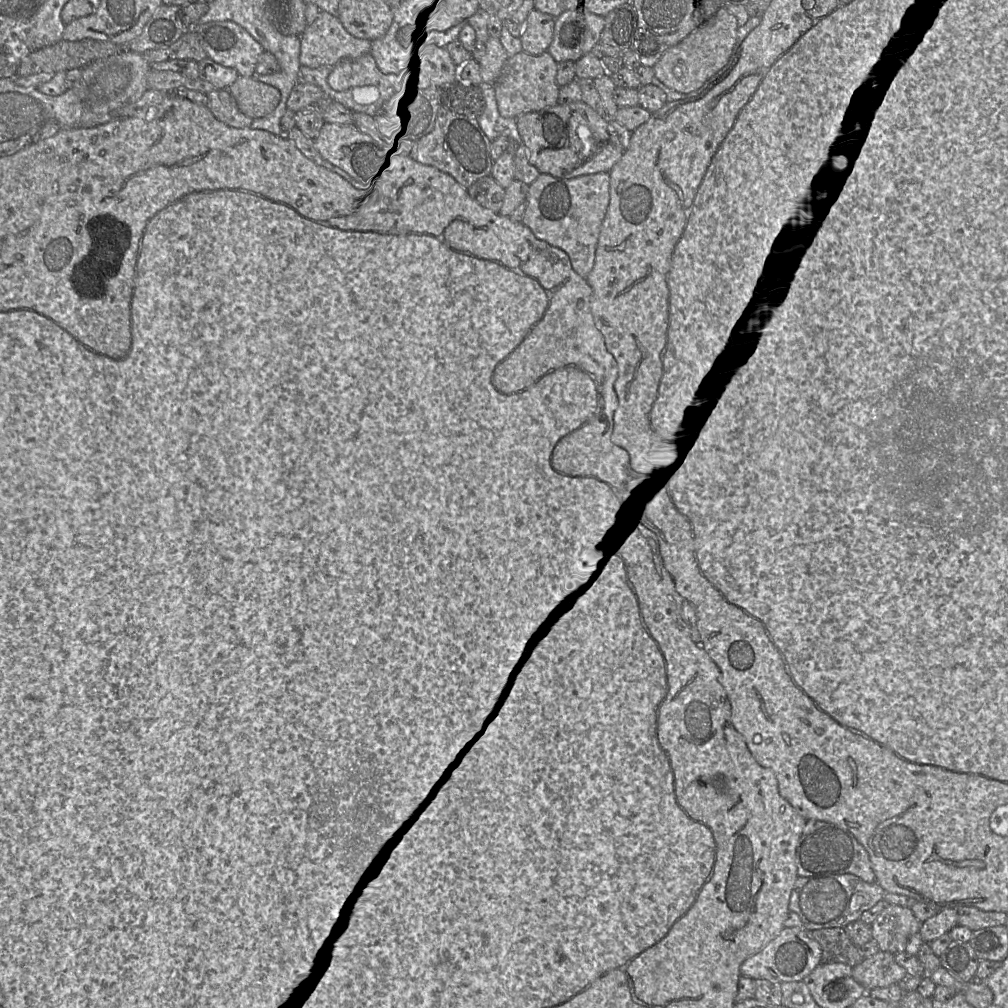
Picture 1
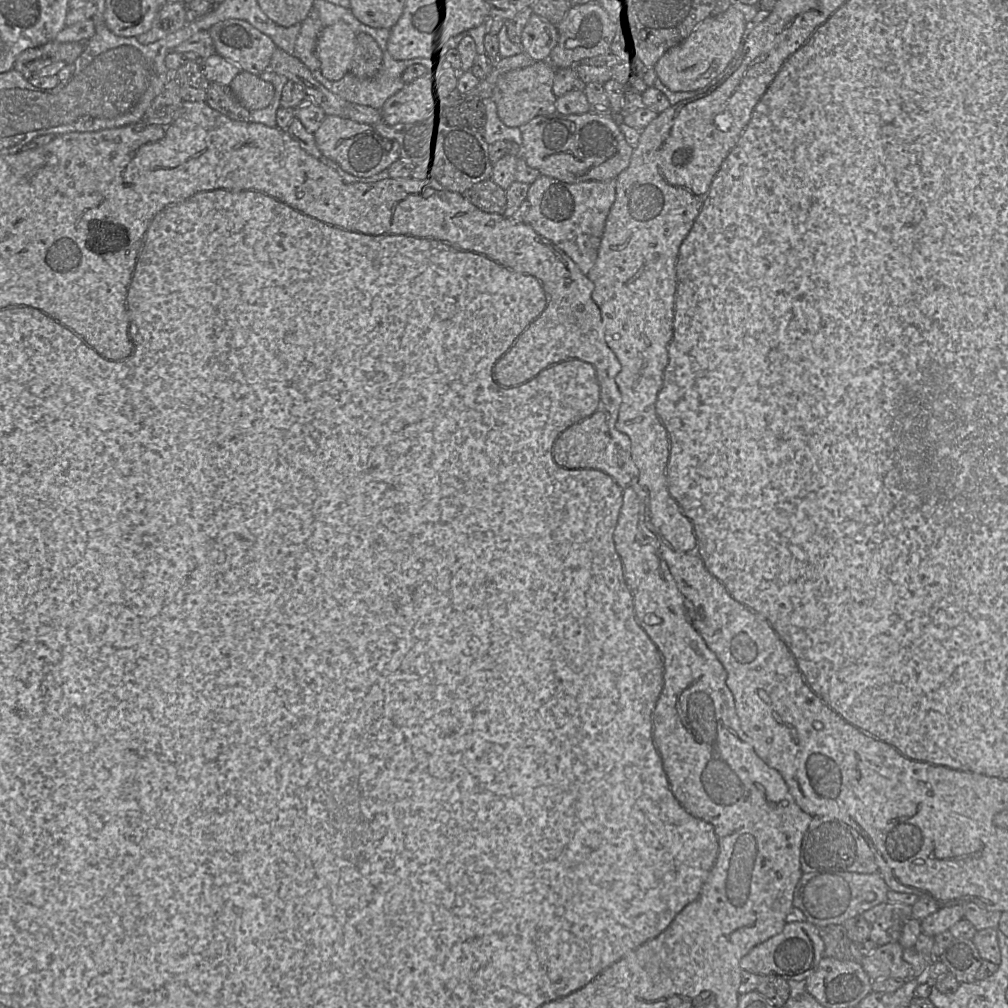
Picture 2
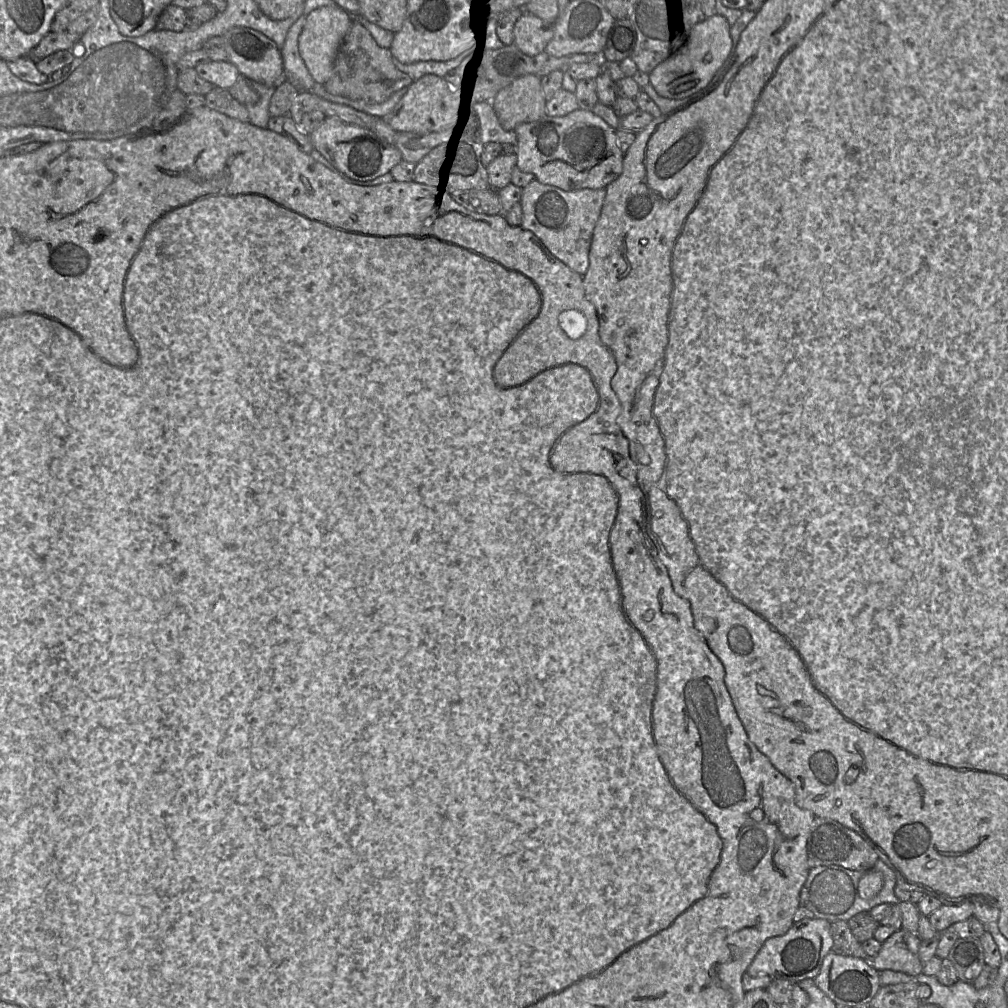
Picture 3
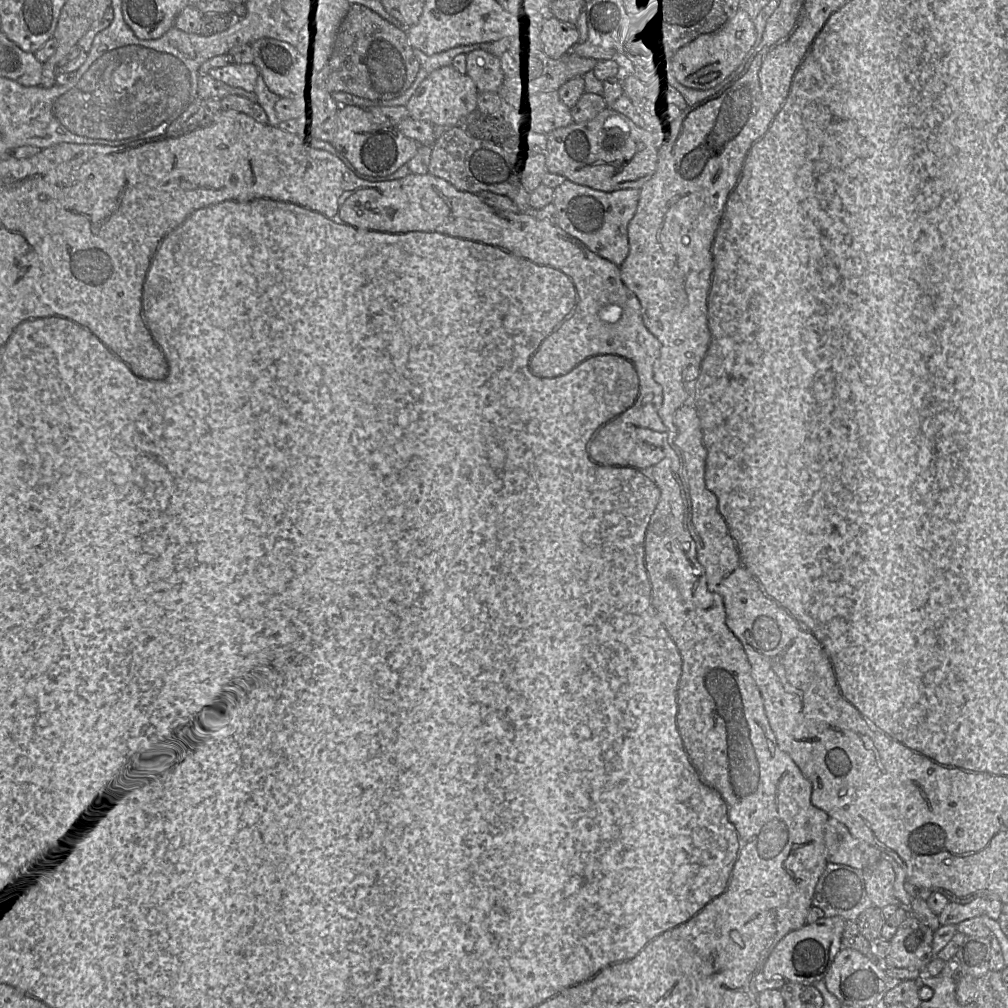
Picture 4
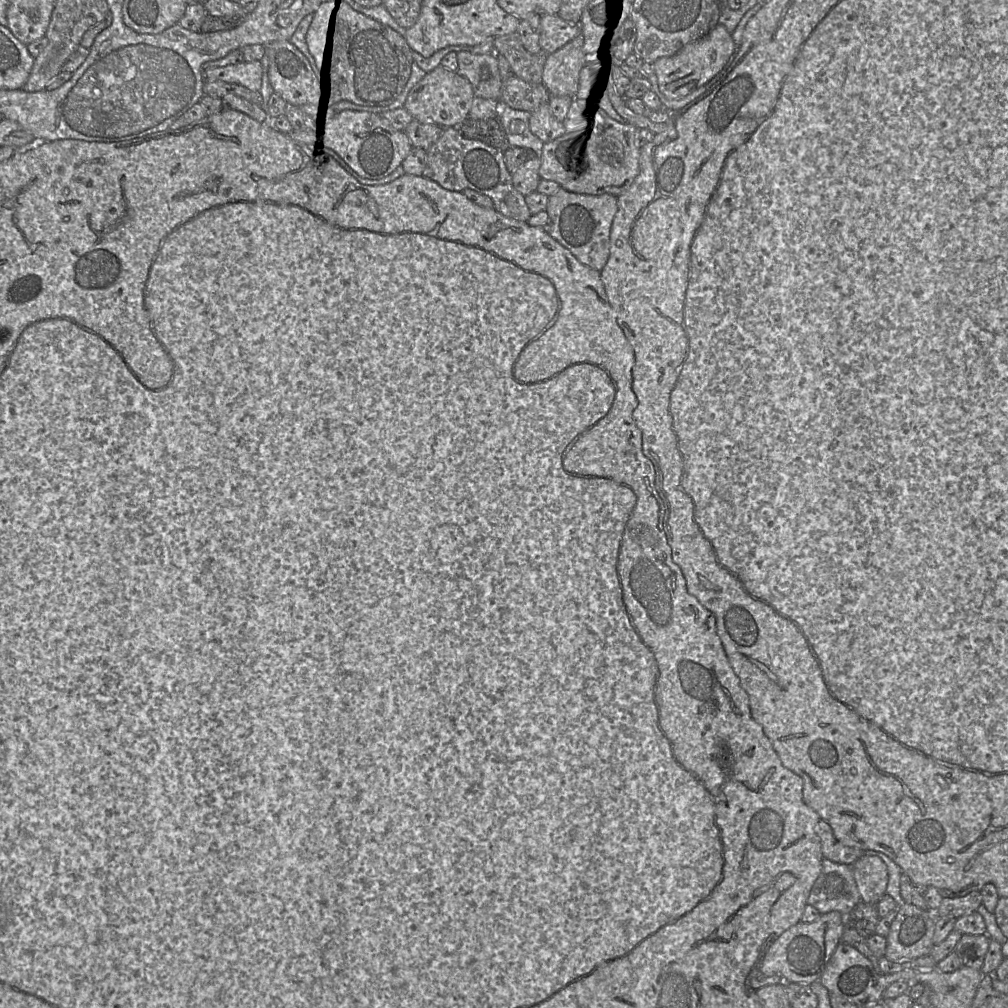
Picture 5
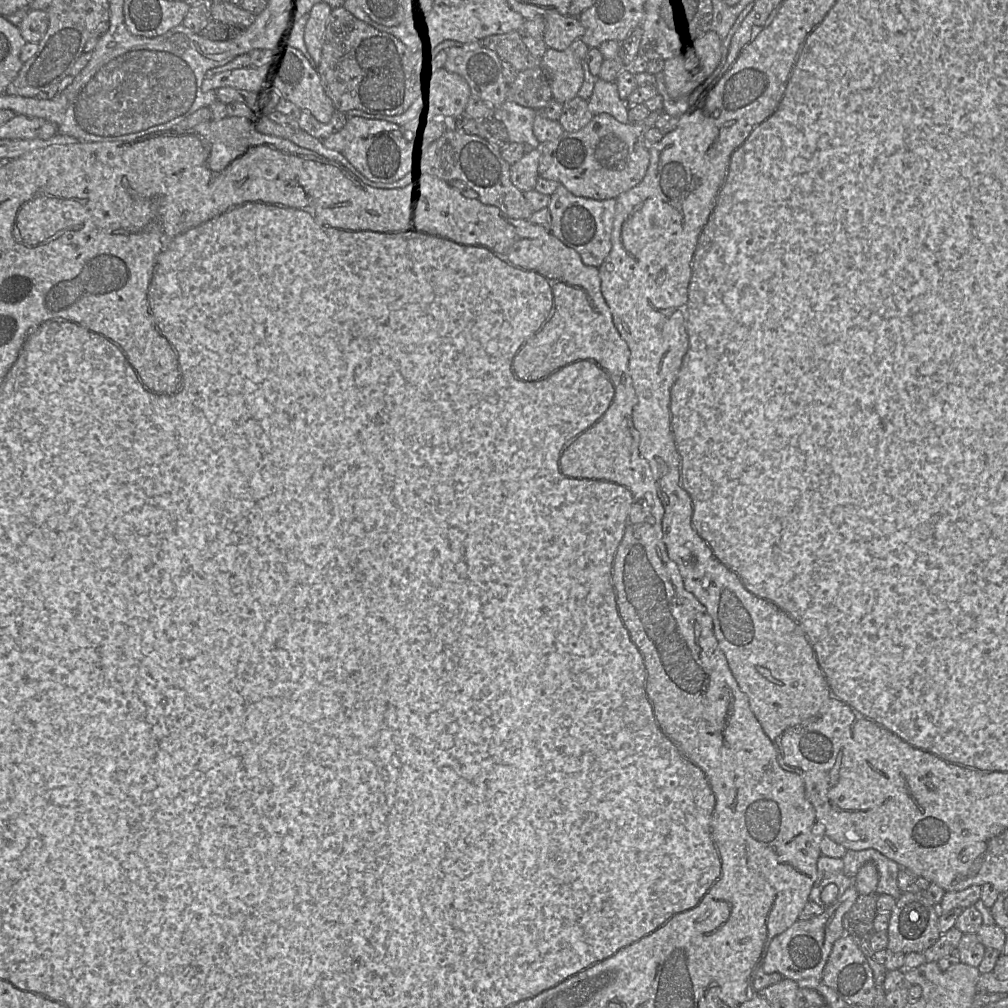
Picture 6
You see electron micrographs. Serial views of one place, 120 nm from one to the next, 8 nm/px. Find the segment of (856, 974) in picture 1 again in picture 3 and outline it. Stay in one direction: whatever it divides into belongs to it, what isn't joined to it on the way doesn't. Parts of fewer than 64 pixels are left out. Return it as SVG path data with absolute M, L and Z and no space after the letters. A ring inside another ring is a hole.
M900 929L882 943L878 954L869 961L878 971L892 970L916 977L924 965L918 955L921 941L917 933Z

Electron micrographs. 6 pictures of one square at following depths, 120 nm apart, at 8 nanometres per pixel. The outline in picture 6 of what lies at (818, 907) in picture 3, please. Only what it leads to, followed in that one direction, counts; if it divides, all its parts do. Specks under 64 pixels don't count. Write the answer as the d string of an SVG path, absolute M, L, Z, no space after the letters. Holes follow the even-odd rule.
M821 854L817 861L817 880L811 889L809 900L823 905L821 892L828 884L837 885L839 888L837 900L839 900L846 889L855 885L855 878L844 874L843 858L832 858Z

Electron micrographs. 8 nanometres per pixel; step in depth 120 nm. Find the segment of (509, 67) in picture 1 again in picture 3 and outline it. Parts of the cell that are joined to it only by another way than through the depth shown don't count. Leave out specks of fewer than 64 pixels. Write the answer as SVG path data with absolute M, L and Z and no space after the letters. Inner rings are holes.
M527 74L500 90L493 107L502 127L514 131L523 123L535 122L546 116L546 104L542 77Z

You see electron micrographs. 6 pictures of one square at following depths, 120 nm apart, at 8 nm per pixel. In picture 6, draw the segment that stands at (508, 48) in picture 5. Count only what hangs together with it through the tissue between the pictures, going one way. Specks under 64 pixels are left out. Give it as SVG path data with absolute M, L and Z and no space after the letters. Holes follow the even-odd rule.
M517 31L487 36L480 44L494 51L502 61L510 63L517 72L540 66L541 59L529 52Z

